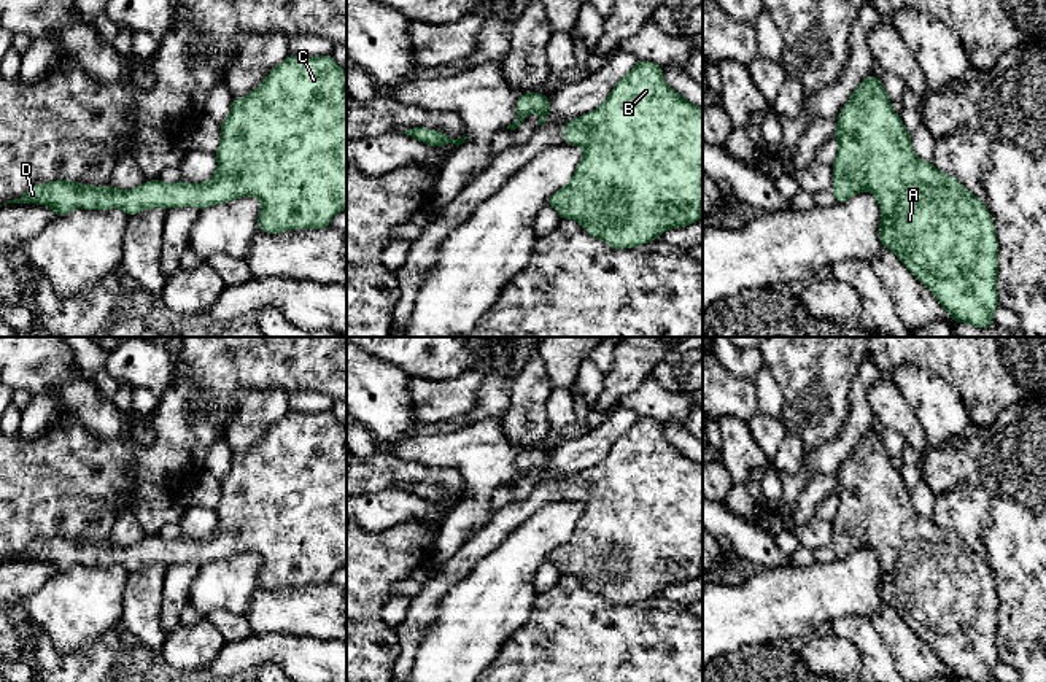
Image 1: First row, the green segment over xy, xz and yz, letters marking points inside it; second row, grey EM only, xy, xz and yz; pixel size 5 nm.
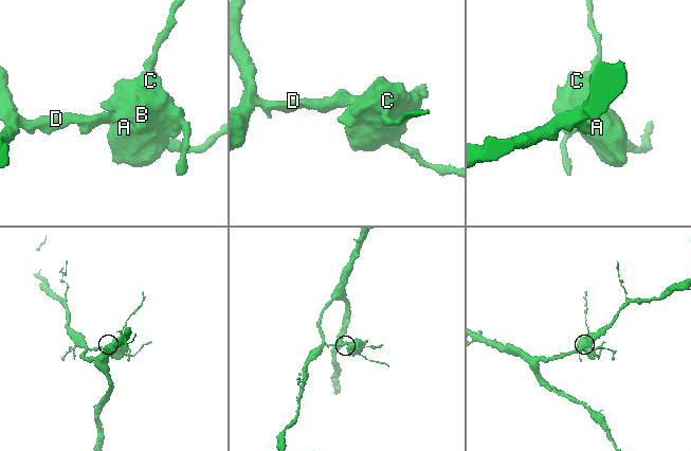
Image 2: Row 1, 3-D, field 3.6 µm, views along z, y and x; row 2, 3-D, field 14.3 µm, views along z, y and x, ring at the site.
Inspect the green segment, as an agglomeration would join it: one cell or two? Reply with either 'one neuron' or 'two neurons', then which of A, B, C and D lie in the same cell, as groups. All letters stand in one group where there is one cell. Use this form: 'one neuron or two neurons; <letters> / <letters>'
one neuron; A B C D

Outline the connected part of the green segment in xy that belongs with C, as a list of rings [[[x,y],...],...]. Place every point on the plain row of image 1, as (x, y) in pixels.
[[[288,412],[245,455],[234,455],[229,474],[219,480],[218,525],[205,539],[145,537],[122,547],[68,536],[33,541],[6,560],[40,560],[65,572],[75,564],[121,564],[130,574],[149,564],[205,564],[245,552],[262,558],[258,583],[280,590],[291,585],[326,585],[335,569],[347,566],[347,431],[332,412]]]

